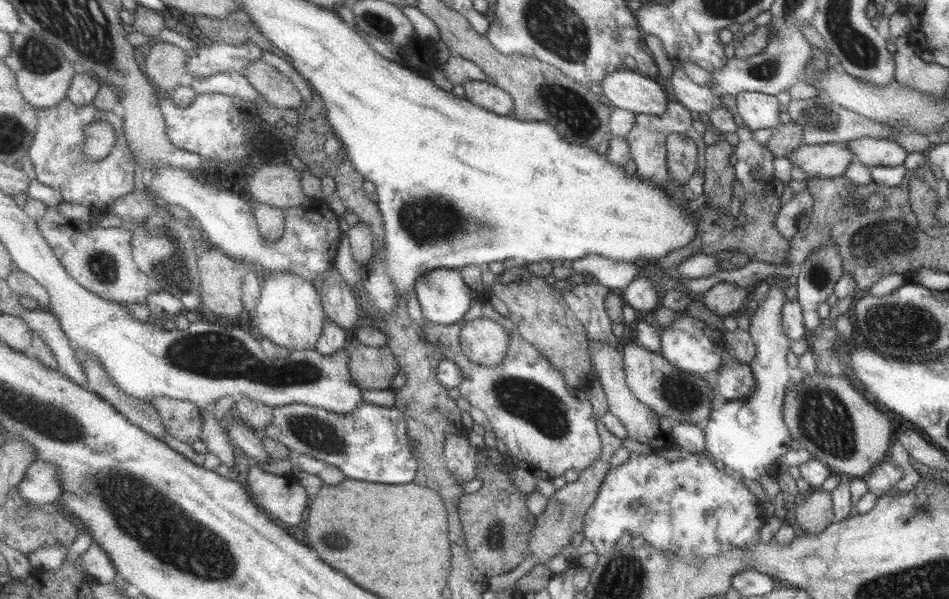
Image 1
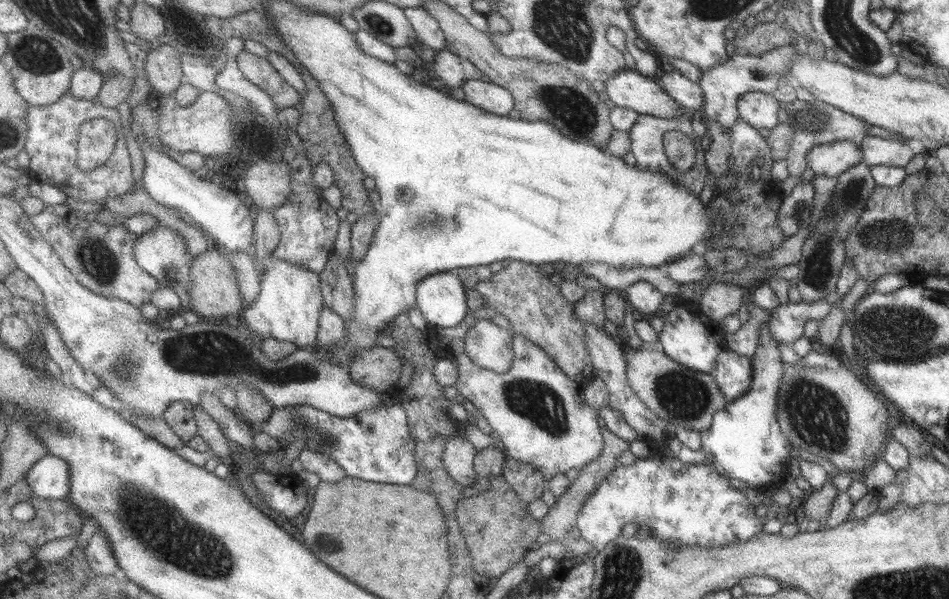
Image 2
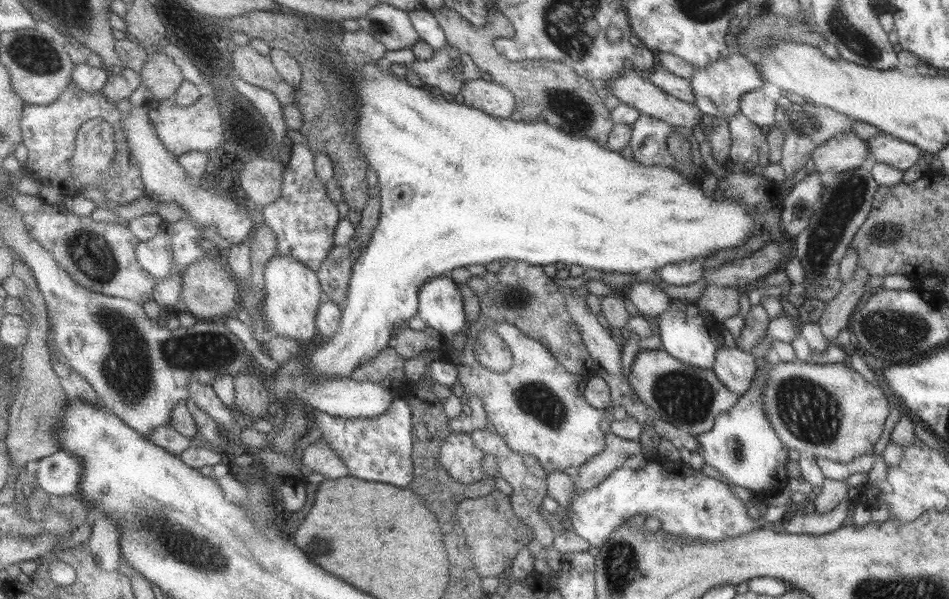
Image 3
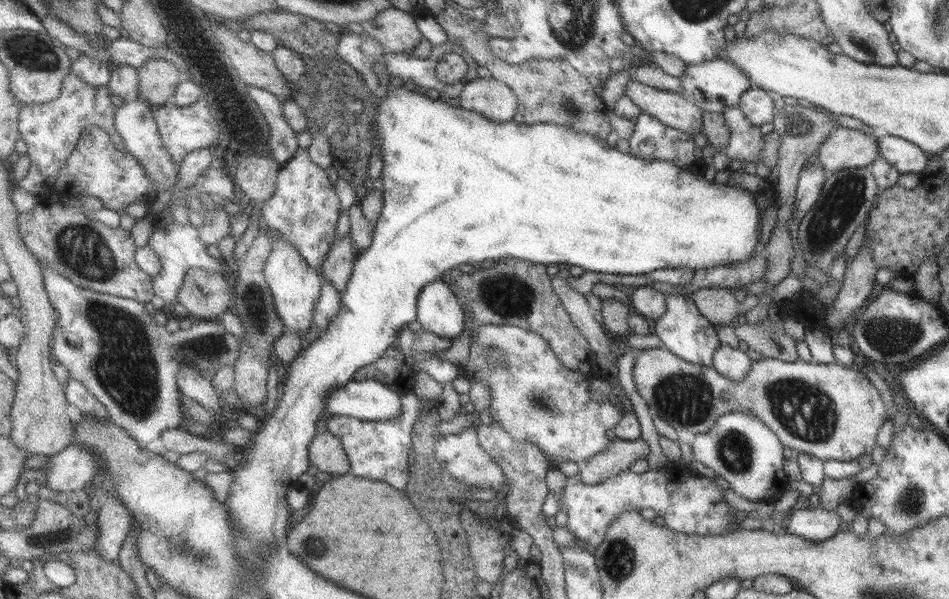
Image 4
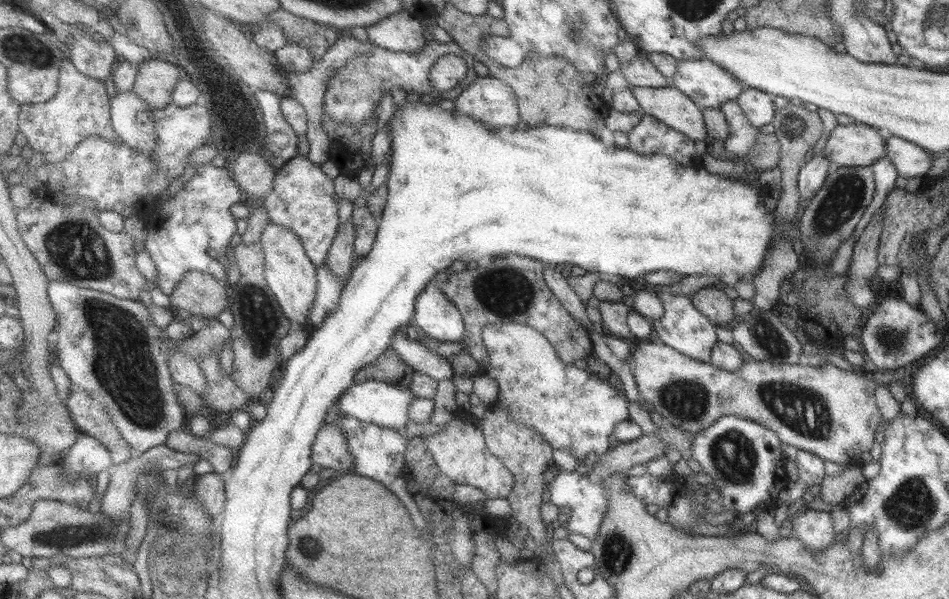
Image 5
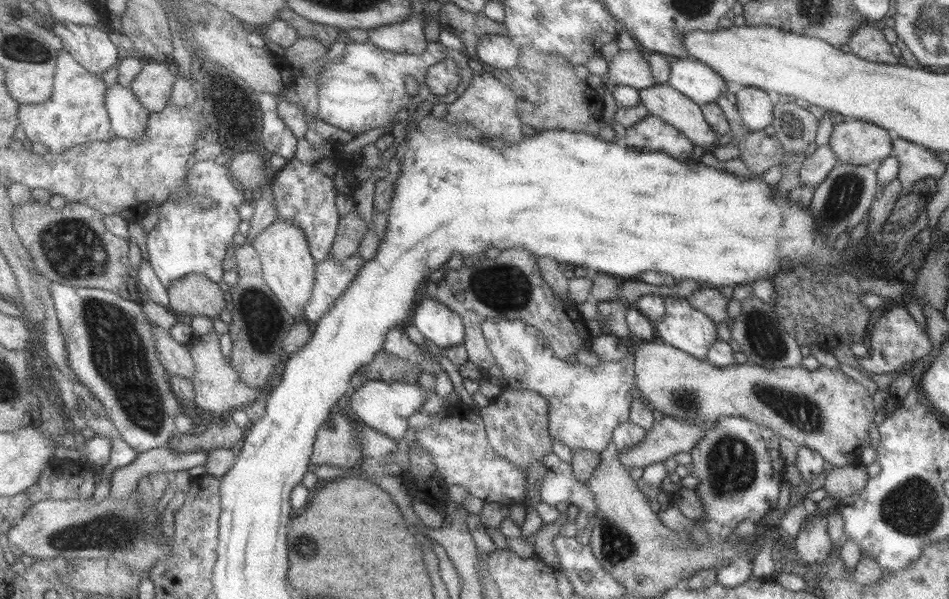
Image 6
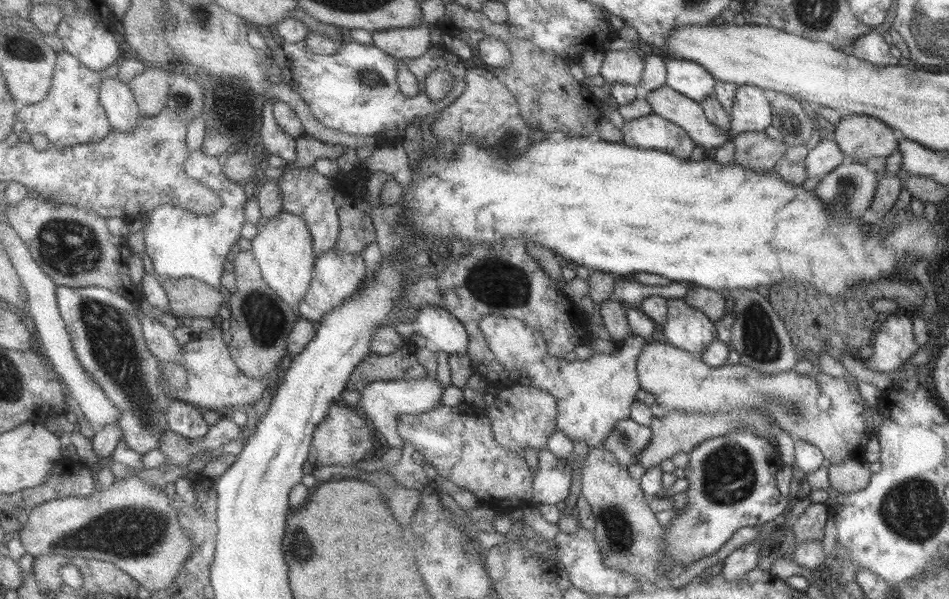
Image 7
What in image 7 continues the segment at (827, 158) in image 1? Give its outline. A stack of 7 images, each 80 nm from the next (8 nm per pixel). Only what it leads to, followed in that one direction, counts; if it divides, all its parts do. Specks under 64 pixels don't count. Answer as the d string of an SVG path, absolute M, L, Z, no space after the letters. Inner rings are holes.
M841 115L829 137L842 155L855 157L855 162L860 164L871 158L890 156L897 148L892 129L870 116Z

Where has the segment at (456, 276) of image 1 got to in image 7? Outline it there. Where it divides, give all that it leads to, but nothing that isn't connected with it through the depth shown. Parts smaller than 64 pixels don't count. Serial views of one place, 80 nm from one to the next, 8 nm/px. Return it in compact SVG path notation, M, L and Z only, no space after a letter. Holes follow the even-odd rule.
M425 306L412 315L411 326L443 352L450 355L468 350L470 336L464 322L449 309L441 306Z

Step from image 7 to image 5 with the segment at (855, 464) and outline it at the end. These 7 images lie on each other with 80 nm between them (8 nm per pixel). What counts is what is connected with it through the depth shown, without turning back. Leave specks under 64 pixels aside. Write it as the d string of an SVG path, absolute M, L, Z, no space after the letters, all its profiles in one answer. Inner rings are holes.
M850 465L837 476L825 475L816 490L820 493L819 497L823 502L834 507L845 500L855 488L863 485L863 482L865 479L861 475L860 465Z

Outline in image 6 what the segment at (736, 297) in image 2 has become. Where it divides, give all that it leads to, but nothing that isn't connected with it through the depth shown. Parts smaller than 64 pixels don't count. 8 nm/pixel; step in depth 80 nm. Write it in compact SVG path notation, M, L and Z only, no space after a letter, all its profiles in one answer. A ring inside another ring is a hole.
M702 286L685 300L691 307L708 316L716 325L729 323L731 320L727 315L729 300L722 296L717 289Z

